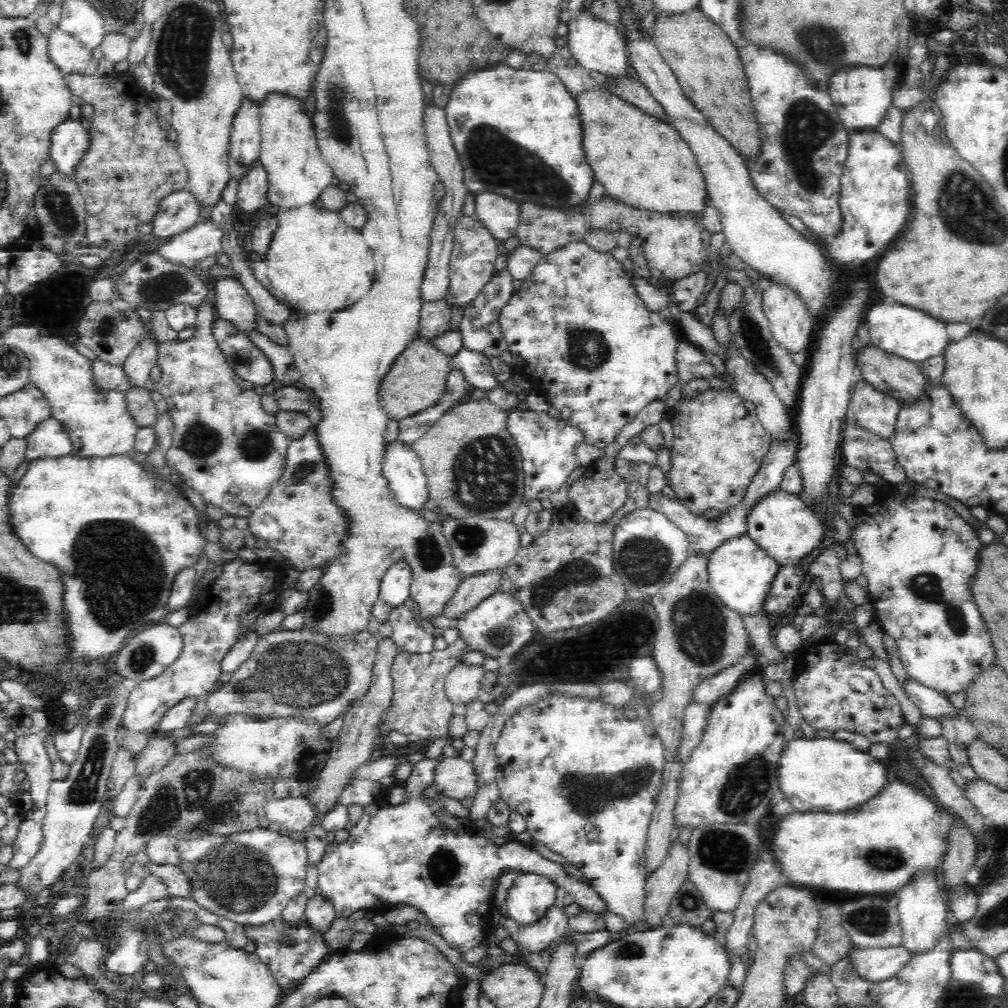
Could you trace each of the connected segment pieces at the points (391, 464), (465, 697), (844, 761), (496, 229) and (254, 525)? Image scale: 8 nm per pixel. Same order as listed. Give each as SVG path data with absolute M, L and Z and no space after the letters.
M400 440L390 443L385 450L386 454L382 458L383 478L387 480L387 488L391 493L395 506L400 506L403 510L423 514L424 506L429 500L428 480L422 471L418 456L408 445Z
M464 660L458 663L445 680L447 697L459 708L479 698L479 688L486 670Z
M794 738L784 742L777 766L778 786L798 811L844 811L870 798L882 788L885 770L869 752L835 738Z
M495 192L471 195L475 214L483 225L501 241L517 234L521 205Z
M315 427L308 428L302 436L292 438L286 446L285 468L270 493L259 503L255 510L247 514L248 531L256 539L265 540L272 550L278 550L290 562L291 568L305 571L310 568L325 568L328 565L340 565L349 553L350 538L354 538L354 524L357 520L349 508L342 507L341 496L336 492L336 483L332 477L330 462L324 453Z

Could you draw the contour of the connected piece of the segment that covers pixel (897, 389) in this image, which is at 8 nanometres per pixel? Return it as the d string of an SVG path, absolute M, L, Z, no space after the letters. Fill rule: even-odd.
M859 347L856 354L858 376L869 382L878 392L896 399L900 406L917 405L918 401L928 400L934 386L929 381L929 375L921 369L920 363L910 362L898 355L892 356L876 347Z

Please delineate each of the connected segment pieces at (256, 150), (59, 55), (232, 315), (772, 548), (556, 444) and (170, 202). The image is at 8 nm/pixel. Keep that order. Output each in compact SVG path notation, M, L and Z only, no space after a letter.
M243 97L236 114L229 142L229 175L242 180L259 160L261 131L259 108Z
M58 28L47 36L48 57L64 74L85 74L94 76L97 62L78 40Z
M231 277L218 280L215 297L218 318L231 322L242 332L259 332L257 306L240 281Z
M781 489L770 494L762 503L754 506L748 521L748 535L762 547L781 568L800 567L808 556L824 542L825 525L815 509L801 495L790 495Z
M525 407L510 411L508 423L523 460L526 499L547 498L577 468L574 448L576 443L584 441L582 433L562 419L553 419L548 413L530 411Z
M186 190L167 194L158 202L152 224L152 236L164 240L188 230L199 222L200 209L194 197Z

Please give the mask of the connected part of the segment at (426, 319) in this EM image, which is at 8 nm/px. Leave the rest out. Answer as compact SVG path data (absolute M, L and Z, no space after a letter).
M444 299L426 303L421 306L418 332L421 338L430 342L443 337L450 331L450 307L444 303Z

